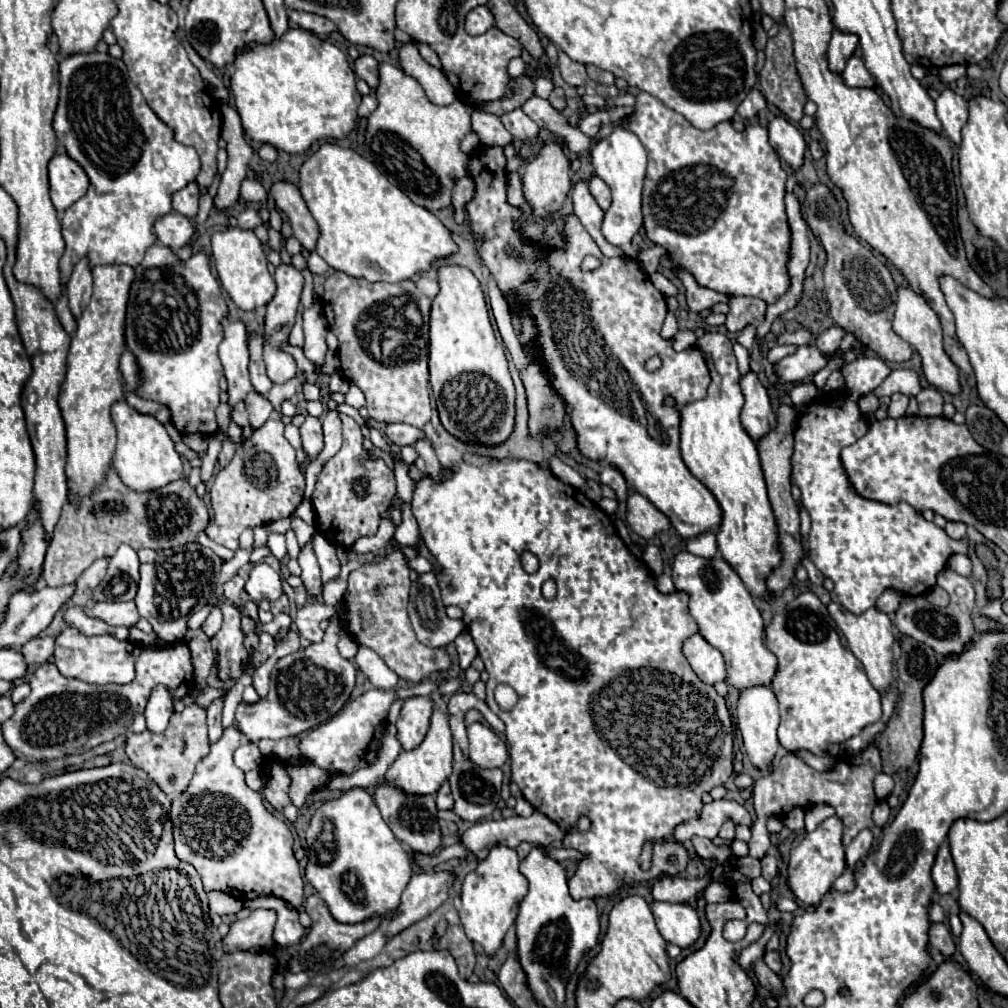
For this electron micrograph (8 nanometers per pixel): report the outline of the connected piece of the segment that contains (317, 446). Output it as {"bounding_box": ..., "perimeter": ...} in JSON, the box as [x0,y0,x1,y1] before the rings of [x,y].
{"bounding_box":[300,416,324,460],"perimeter":[[[308,416],[306,422],[300,426],[300,436],[302,436],[302,450],[304,450],[304,454],[310,460],[316,460],[320,450],[324,448],[320,420],[314,418],[314,416]]]}

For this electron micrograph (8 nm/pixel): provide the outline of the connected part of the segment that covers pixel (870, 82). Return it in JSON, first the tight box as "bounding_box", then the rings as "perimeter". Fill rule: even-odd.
{"bounding_box":[842,56,876,88],"perimeter":[[[852,56],[842,72],[842,78],[848,86],[864,86],[864,88],[874,88],[876,86],[876,78],[868,72],[868,68],[864,66],[864,60],[858,56]]]}

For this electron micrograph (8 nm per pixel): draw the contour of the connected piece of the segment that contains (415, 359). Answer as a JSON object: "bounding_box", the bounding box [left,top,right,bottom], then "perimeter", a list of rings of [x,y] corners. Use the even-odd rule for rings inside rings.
{"bounding_box":[322,272,430,428],"perimeter":[[[334,272],[332,276],[326,278],[324,282],[324,296],[322,296],[322,306],[324,306],[324,314],[328,318],[328,326],[330,330],[336,334],[340,346],[338,346],[338,358],[340,358],[340,368],[342,368],[342,376],[350,382],[354,382],[366,396],[366,402],[368,402],[368,416],[378,420],[378,422],[406,422],[406,424],[412,424],[416,428],[422,428],[428,420],[430,420],[430,390],[428,390],[428,314],[430,314],[430,298],[424,296],[416,284],[412,280],[402,280],[402,282],[396,282],[396,284],[384,284],[384,282],[366,282],[362,278],[354,278],[354,276],[348,276],[344,272]]]}

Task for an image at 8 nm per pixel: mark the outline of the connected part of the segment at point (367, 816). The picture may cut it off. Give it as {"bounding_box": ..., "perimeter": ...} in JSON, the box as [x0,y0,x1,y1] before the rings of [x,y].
{"bounding_box":[306,788,412,924],"perimeter":[[[350,788],[338,798],[324,800],[306,830],[306,844],[306,878],[338,922],[356,924],[372,914],[394,916],[400,894],[412,876],[412,862],[380,816],[372,794],[364,788]]]}

